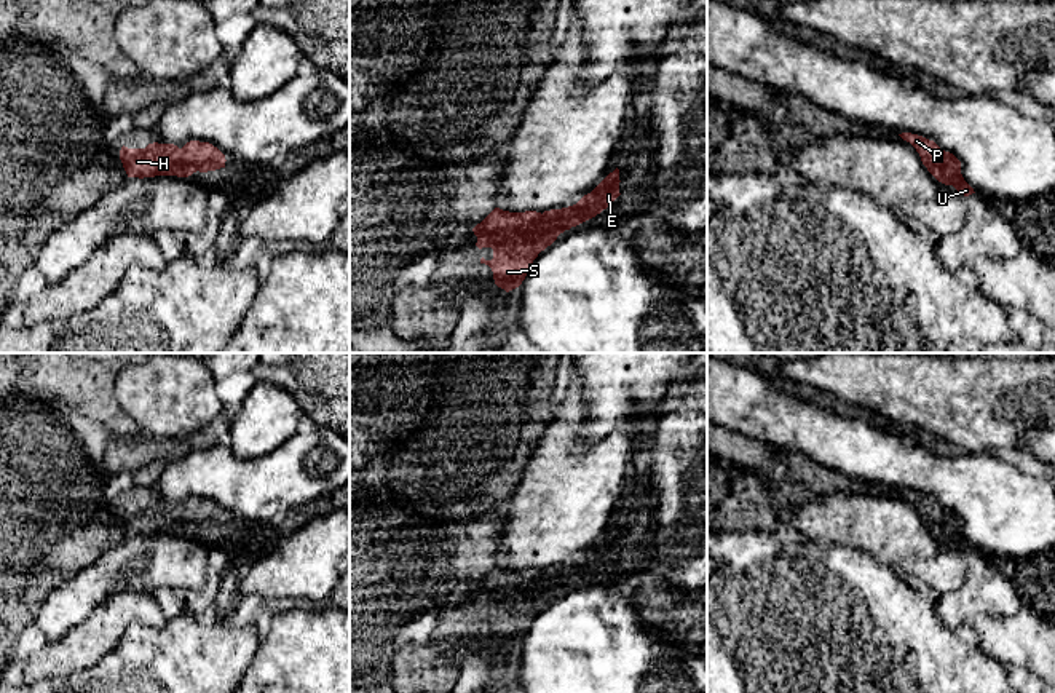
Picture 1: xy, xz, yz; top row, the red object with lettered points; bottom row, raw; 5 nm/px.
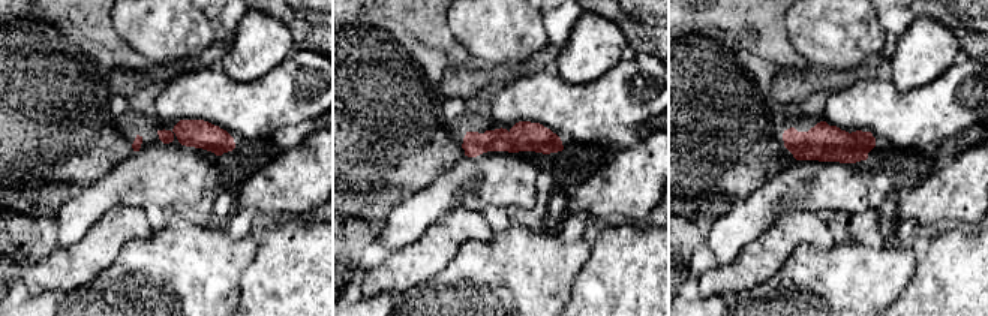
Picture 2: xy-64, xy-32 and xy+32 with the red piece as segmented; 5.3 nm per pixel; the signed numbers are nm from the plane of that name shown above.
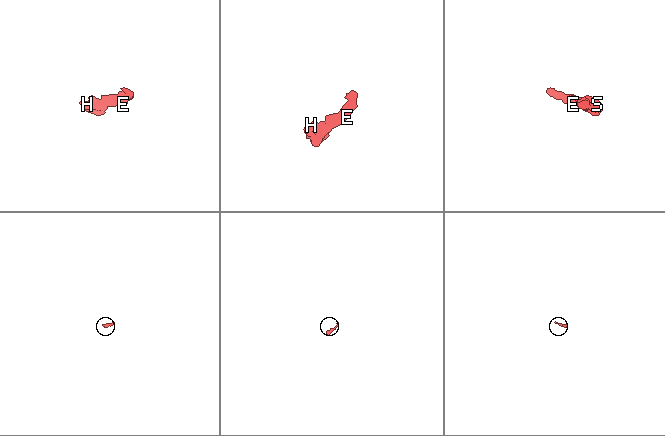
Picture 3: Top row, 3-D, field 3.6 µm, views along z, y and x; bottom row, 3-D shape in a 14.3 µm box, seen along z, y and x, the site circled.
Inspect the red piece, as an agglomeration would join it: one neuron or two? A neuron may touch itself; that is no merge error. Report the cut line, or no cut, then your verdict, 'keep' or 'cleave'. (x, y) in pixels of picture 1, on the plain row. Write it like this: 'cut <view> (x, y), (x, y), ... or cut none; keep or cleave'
cut none; keep

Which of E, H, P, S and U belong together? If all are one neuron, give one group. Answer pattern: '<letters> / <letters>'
E H P S U

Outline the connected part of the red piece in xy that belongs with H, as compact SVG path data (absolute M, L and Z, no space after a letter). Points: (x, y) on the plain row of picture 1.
M190 498L182 506L174 501L148 501L145 506L121 505L120 517L128 535L177 533L225 525L225 513L209 500Z

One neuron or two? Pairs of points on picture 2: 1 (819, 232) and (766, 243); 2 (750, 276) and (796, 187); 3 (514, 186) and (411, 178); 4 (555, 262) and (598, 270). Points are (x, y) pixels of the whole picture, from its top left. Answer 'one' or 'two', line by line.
1: one
2: two
3: two
4: two

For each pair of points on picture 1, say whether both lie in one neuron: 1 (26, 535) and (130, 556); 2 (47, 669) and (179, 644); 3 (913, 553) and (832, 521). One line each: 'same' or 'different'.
1: different
2: different
3: same

